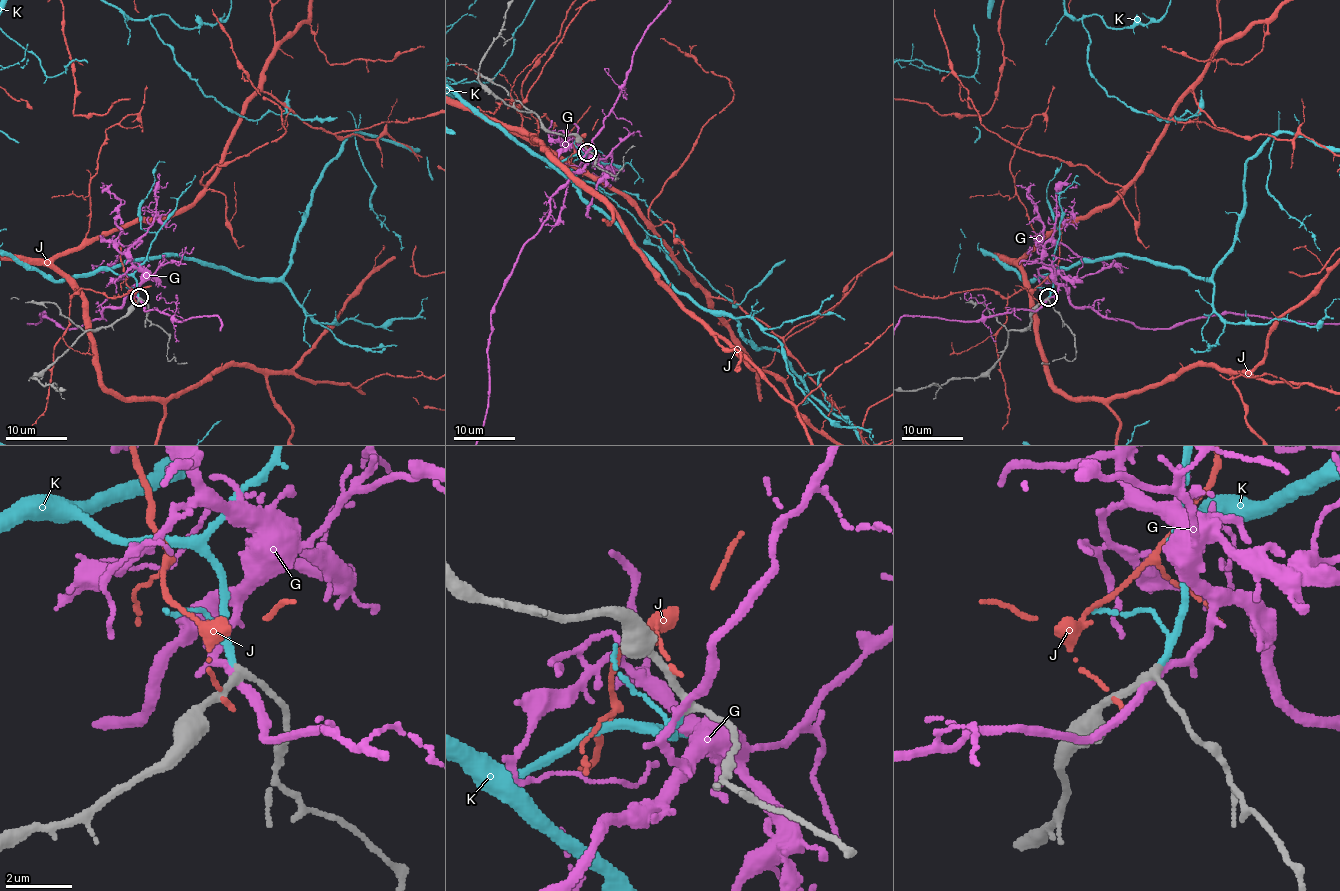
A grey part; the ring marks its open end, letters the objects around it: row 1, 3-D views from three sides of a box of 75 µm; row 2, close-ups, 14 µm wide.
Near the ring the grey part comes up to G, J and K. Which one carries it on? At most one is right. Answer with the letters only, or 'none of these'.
K

